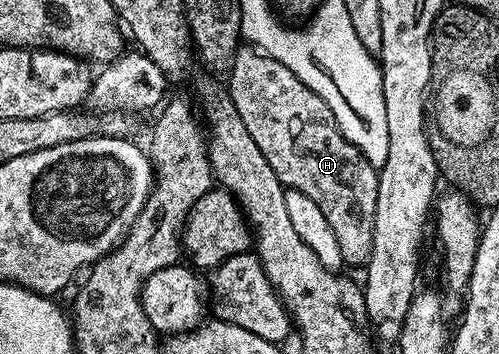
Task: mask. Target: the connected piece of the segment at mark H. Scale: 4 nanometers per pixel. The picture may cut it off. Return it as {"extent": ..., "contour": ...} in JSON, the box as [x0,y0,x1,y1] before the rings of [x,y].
{"extent":[229,46,378,269],"contour":[[[243,46],[235,53],[229,69],[233,106],[237,106],[249,138],[257,142],[257,150],[265,154],[265,162],[273,166],[273,174],[277,174],[284,189],[301,190],[301,194],[317,202],[333,234],[337,234],[344,265],[362,269],[373,246],[378,171],[353,142],[343,137],[329,106],[289,66],[264,52]]]}

